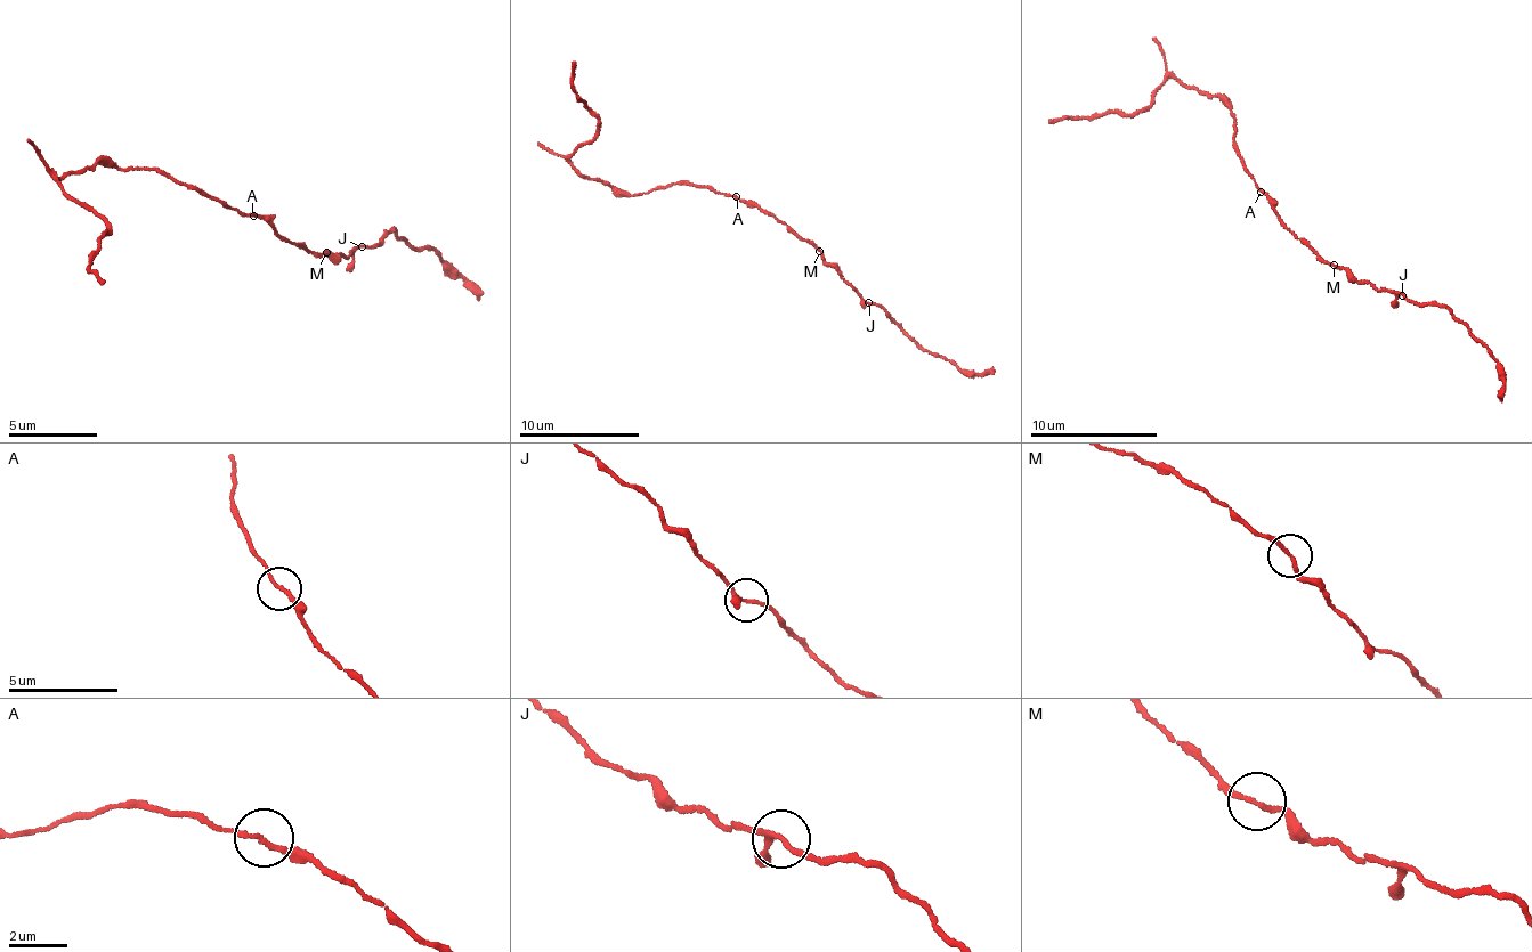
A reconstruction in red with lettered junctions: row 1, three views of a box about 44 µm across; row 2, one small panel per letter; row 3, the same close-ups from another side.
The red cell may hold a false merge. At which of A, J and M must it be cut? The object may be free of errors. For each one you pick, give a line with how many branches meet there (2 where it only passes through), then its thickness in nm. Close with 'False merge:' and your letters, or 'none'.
False merge: none

